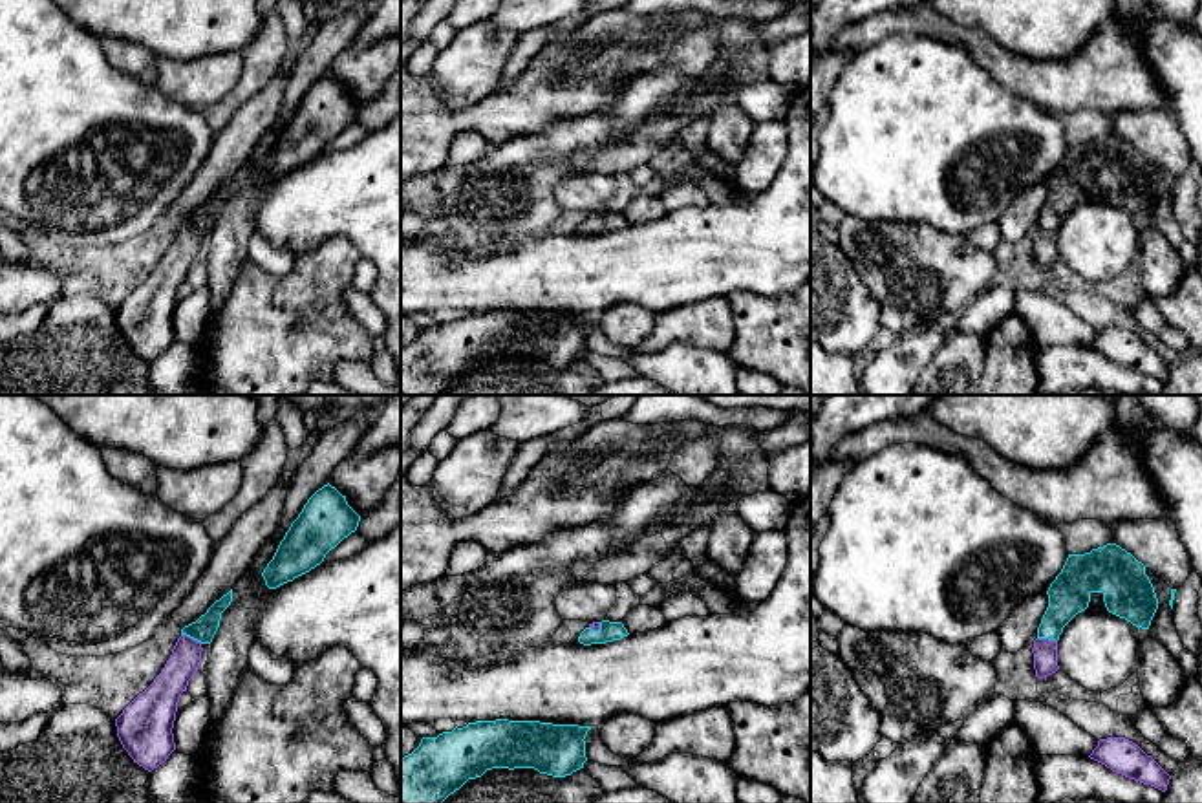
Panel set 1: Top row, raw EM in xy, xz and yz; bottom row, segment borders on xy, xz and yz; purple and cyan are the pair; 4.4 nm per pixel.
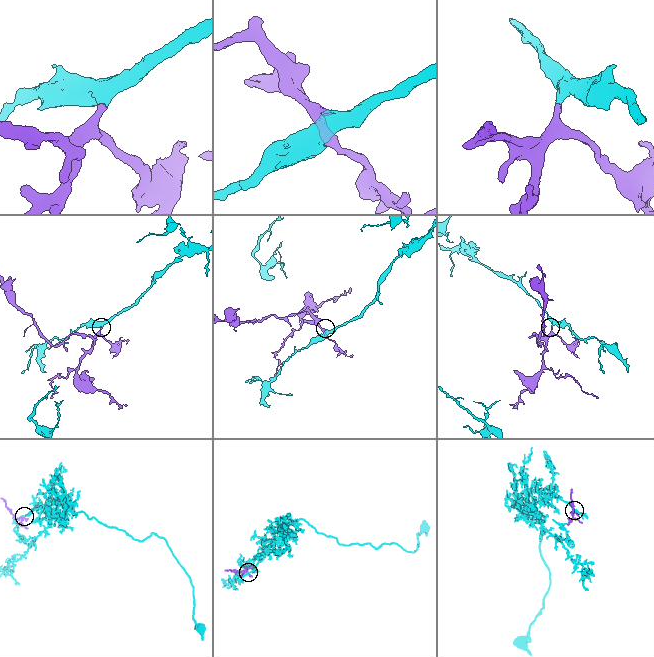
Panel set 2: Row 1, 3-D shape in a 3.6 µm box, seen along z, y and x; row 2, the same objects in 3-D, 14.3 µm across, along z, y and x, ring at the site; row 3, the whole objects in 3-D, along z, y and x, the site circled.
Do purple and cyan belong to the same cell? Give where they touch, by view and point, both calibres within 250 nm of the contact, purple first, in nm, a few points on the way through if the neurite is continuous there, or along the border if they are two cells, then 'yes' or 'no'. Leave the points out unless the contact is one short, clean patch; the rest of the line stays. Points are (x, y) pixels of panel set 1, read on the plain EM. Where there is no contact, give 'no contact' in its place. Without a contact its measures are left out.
meets purple in xy at (193, 229); 140 nm thick on the purple side, 110 nm on the other; runs through xy (167, 278), (182, 256), (193, 229), (203, 220); yes

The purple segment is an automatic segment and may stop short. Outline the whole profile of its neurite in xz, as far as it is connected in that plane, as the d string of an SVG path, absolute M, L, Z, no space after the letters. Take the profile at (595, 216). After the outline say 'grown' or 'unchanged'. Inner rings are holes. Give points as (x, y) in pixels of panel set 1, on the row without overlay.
M602 210L602 212L589 214L580 223L578 232L584 234L584 236L606 234L606 232L620 230L628 225L629 223L628 223L628 219L624 218L622 212Z; grown

